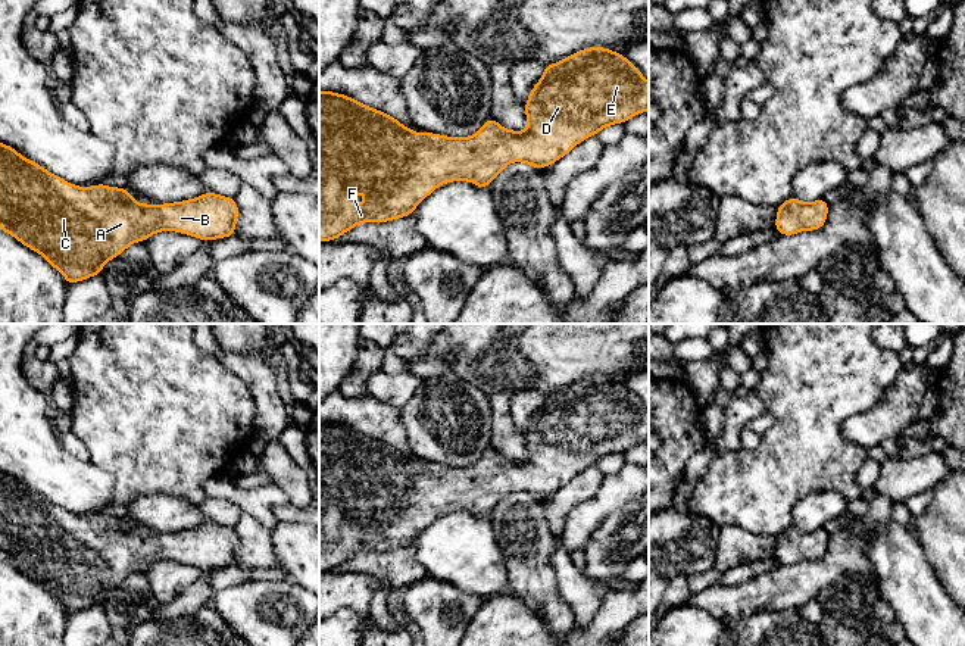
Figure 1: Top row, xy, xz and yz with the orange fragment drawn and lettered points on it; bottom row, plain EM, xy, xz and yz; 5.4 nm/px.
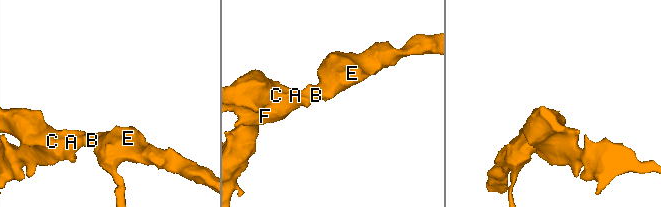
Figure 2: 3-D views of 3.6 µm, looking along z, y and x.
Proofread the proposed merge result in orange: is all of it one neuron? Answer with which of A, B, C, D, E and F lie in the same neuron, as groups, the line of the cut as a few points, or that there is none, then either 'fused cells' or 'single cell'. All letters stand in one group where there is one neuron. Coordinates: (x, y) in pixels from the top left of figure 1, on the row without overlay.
groups A B C D E F; cut none; single cell

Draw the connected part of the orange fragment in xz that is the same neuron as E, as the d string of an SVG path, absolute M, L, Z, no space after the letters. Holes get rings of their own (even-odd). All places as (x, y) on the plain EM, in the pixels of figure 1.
M588 377L544 394L544 403L533 416L524 434L528 459L503 458L493 447L471 466L446 466L434 462L418 464L396 447L335 421L319 421L319 571L332 571L362 552L388 552L413 543L415 537L438 515L469 511L487 518L510 491L524 491L535 499L547 497L587 466L605 456L624 453L649 440L649 412L622 383L606 377ZM355 522L365 522L365 534L355 534Z

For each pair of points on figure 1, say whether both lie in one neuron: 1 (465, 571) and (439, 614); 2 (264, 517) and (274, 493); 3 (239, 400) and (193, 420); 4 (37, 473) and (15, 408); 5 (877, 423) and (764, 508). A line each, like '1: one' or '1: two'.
1: two
2: one
3: one
4: one
5: two

